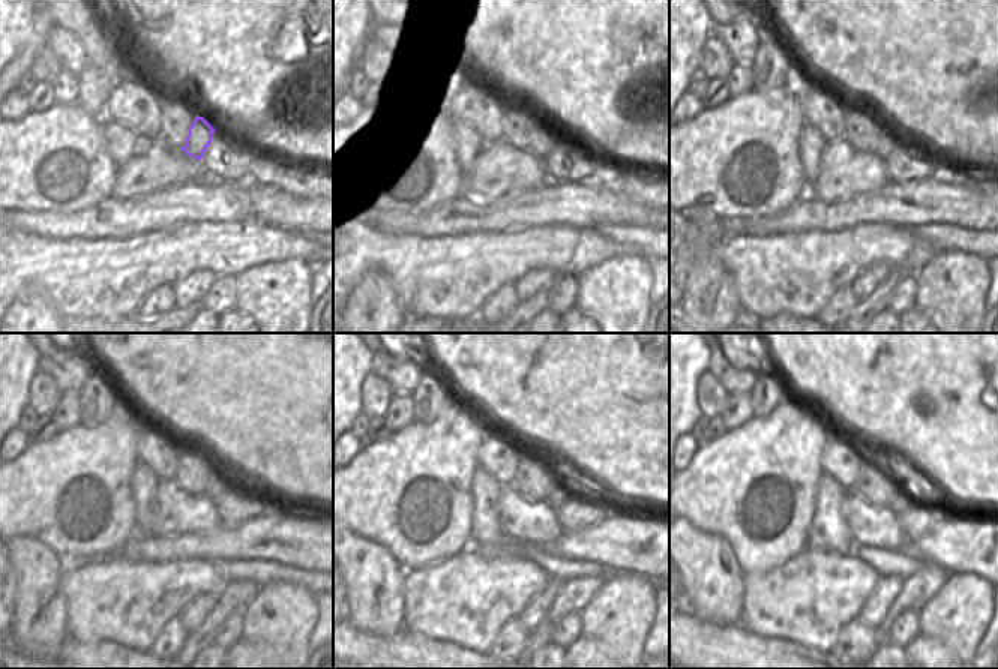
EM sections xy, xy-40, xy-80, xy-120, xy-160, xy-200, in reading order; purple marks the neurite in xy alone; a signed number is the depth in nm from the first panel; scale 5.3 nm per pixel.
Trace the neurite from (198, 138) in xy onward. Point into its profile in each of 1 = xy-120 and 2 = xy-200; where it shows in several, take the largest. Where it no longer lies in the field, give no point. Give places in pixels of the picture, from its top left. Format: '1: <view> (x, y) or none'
1: xy-120 (215, 491)
2: xy-200 (898, 504)

